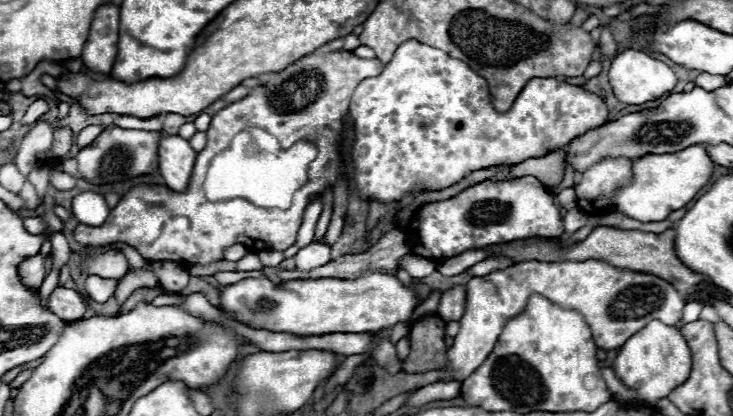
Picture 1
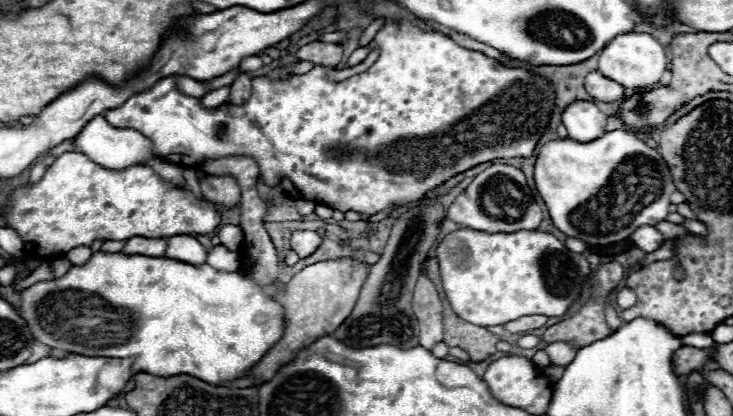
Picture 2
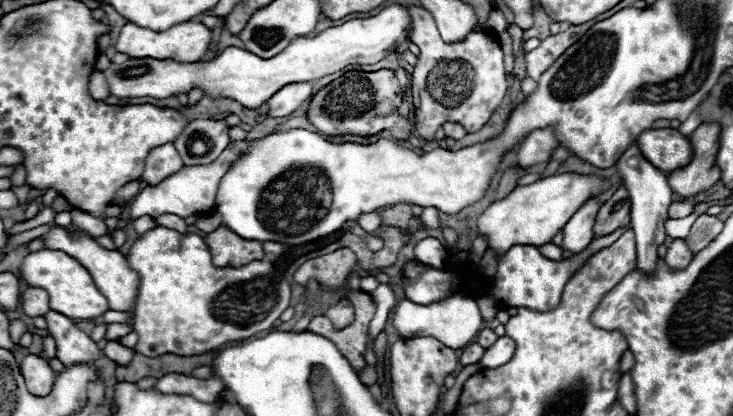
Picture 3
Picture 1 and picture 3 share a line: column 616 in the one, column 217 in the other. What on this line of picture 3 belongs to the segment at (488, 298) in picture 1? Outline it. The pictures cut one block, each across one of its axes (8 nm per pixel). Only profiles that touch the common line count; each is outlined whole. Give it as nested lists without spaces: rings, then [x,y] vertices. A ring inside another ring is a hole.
[[[156,226],[136,238],[126,260],[130,268],[140,274],[140,290],[134,306],[134,332],[138,334],[138,344],[134,350],[144,356],[160,356],[166,352],[194,356],[216,350],[226,342],[250,338],[272,328],[292,300],[290,284],[272,266],[272,262],[254,260],[240,268],[216,268],[206,242],[198,234],[180,234],[176,230]]]

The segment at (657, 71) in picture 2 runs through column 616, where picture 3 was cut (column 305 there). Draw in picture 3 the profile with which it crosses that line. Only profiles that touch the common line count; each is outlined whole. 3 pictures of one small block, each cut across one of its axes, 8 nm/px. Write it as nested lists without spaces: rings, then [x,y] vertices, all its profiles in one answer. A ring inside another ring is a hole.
[[[390,4],[380,14],[366,20],[350,20],[342,26],[328,28],[316,36],[302,36],[290,42],[286,50],[272,58],[260,58],[252,52],[228,46],[216,58],[204,62],[176,62],[176,60],[154,60],[154,58],[132,58],[124,64],[112,64],[104,72],[110,94],[118,98],[168,98],[192,88],[200,88],[204,96],[232,98],[244,108],[260,108],[268,102],[282,86],[294,82],[314,82],[322,76],[342,70],[346,64],[376,64],[400,44],[408,40],[410,12],[402,4]]]

